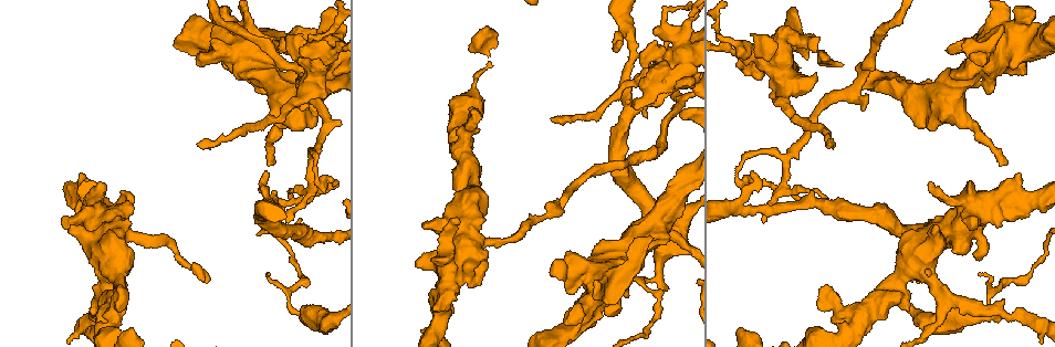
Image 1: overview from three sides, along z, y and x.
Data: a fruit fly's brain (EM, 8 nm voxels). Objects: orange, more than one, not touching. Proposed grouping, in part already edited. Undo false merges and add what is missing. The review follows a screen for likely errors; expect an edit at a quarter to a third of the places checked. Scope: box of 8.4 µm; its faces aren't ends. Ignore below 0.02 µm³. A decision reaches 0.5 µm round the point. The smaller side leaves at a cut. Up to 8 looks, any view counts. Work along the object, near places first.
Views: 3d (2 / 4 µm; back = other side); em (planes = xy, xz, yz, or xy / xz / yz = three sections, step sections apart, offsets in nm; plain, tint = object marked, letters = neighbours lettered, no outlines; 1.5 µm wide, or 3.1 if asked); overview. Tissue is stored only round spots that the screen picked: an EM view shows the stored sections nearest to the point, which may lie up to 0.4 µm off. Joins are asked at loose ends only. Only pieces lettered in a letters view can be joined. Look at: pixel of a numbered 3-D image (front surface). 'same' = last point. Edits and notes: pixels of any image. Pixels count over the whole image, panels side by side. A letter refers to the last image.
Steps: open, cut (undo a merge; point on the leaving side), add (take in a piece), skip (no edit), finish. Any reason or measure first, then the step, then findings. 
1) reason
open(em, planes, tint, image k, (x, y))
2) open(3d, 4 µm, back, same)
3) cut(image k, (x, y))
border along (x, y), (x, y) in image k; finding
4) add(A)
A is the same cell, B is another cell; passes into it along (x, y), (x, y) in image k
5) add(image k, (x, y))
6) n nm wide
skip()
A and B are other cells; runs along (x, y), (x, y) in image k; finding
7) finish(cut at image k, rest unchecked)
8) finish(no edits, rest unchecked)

free end
open(em, planes, plain, image 1, (752, 173))

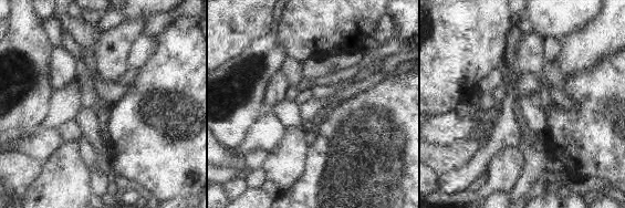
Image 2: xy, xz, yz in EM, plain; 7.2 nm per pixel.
with the object marked
open(em, planes, tint, same)

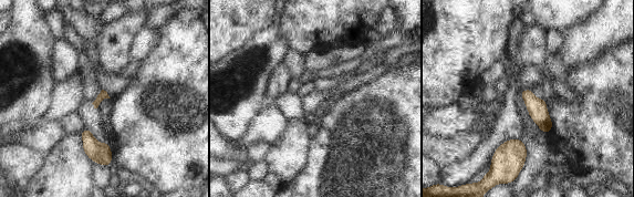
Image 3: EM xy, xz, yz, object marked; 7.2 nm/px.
open(em, planes, letters, same)

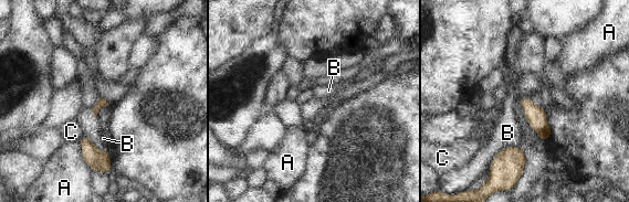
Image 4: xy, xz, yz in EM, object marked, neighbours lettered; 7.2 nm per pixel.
skip()
A, B and C are other cells; border along (517, 146), (500, 150), (489, 168) in image 4; none of them fits

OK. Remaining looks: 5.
thick turns thin
open(3d, 4 µm, image 1, (734, 44))

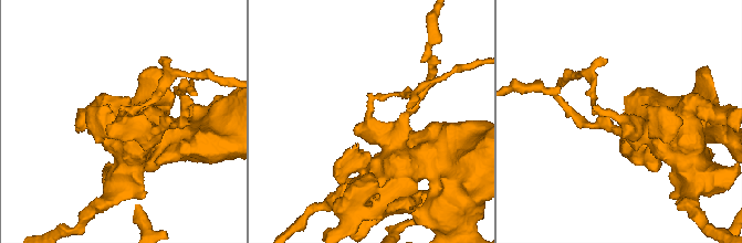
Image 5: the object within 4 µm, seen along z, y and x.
open(em, yz, step 4, tint, image 5, (121, 119))

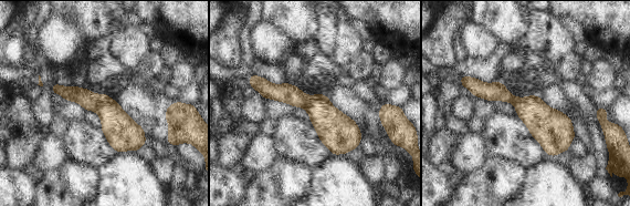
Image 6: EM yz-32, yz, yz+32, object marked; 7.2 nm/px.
open(em, yz, step 4, letters, same)

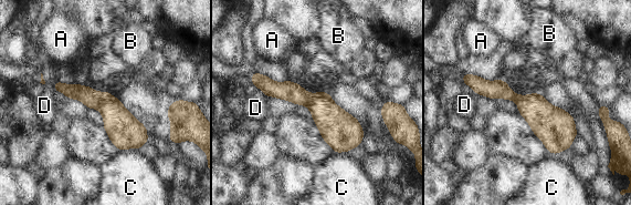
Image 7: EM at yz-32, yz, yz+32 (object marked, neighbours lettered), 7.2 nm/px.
220 nm wide; C touches over 100 nm
cut(image 7, (92, 99))
A, B, C and D are other cells; a second neuron is stuck on

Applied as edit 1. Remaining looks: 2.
finish(cut at image 7, rest unchecked)

